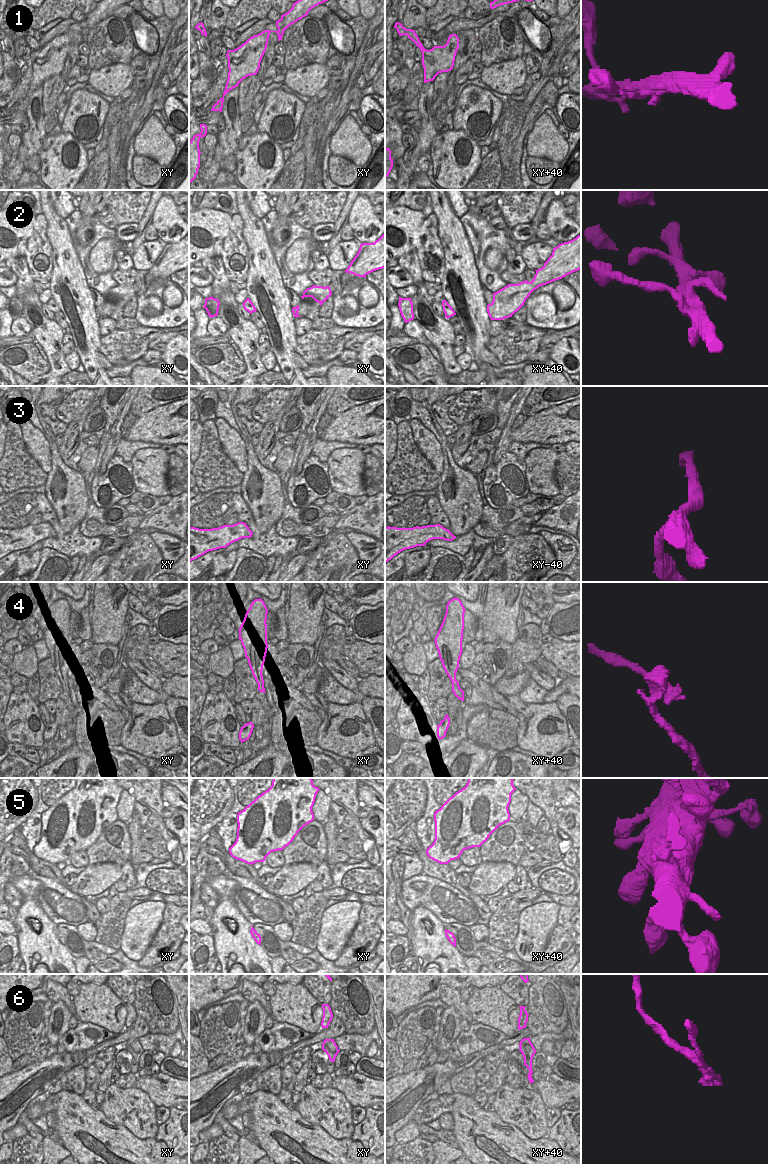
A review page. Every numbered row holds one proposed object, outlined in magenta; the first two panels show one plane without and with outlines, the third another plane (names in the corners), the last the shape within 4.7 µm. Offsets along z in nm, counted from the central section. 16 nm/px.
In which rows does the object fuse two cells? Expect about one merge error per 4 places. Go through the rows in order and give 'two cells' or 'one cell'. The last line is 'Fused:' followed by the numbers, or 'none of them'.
1: one cell
2: one cell
3: one cell
4: two cells
5: one cell
6: two cells
Fused: 4, 6

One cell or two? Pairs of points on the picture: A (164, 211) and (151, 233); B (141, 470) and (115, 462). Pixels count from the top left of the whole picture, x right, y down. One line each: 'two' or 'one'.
A: two
B: two

